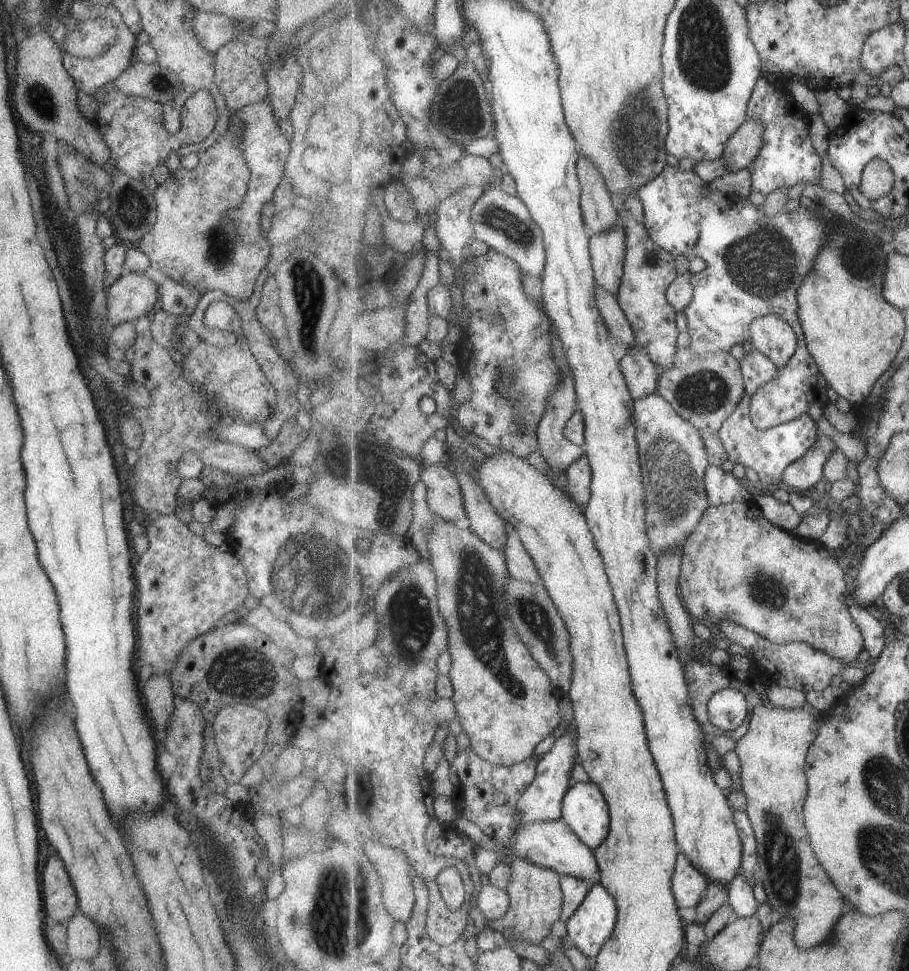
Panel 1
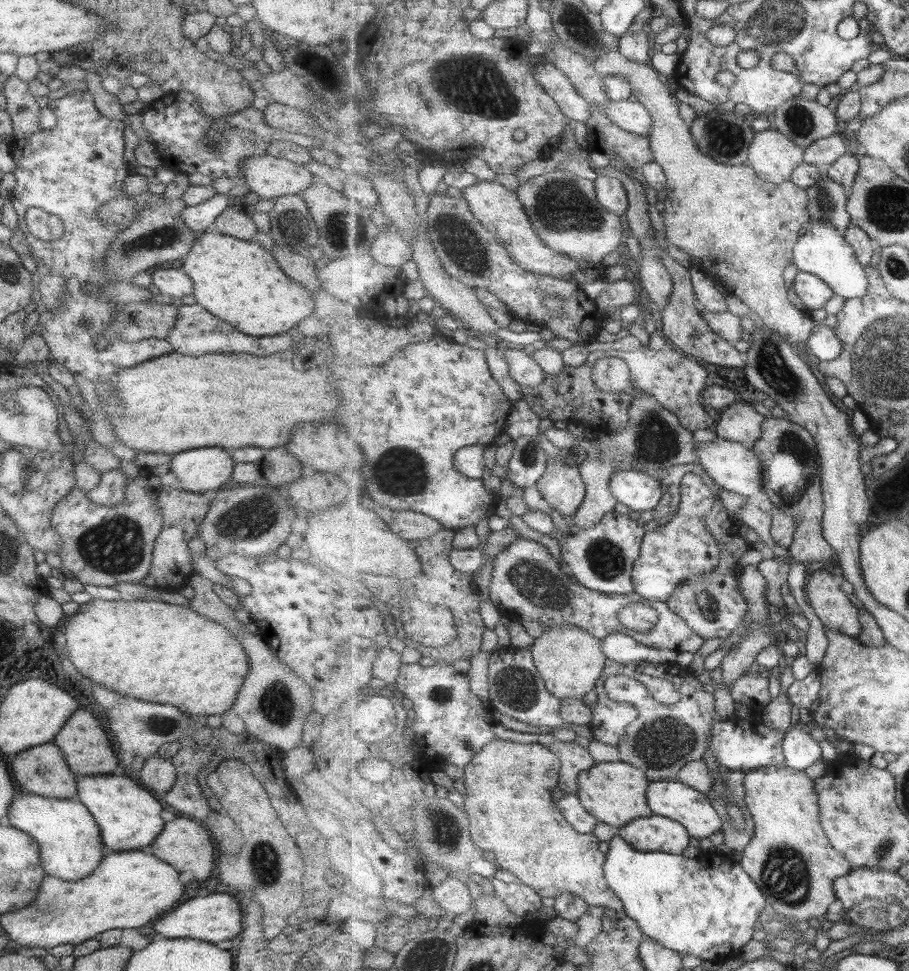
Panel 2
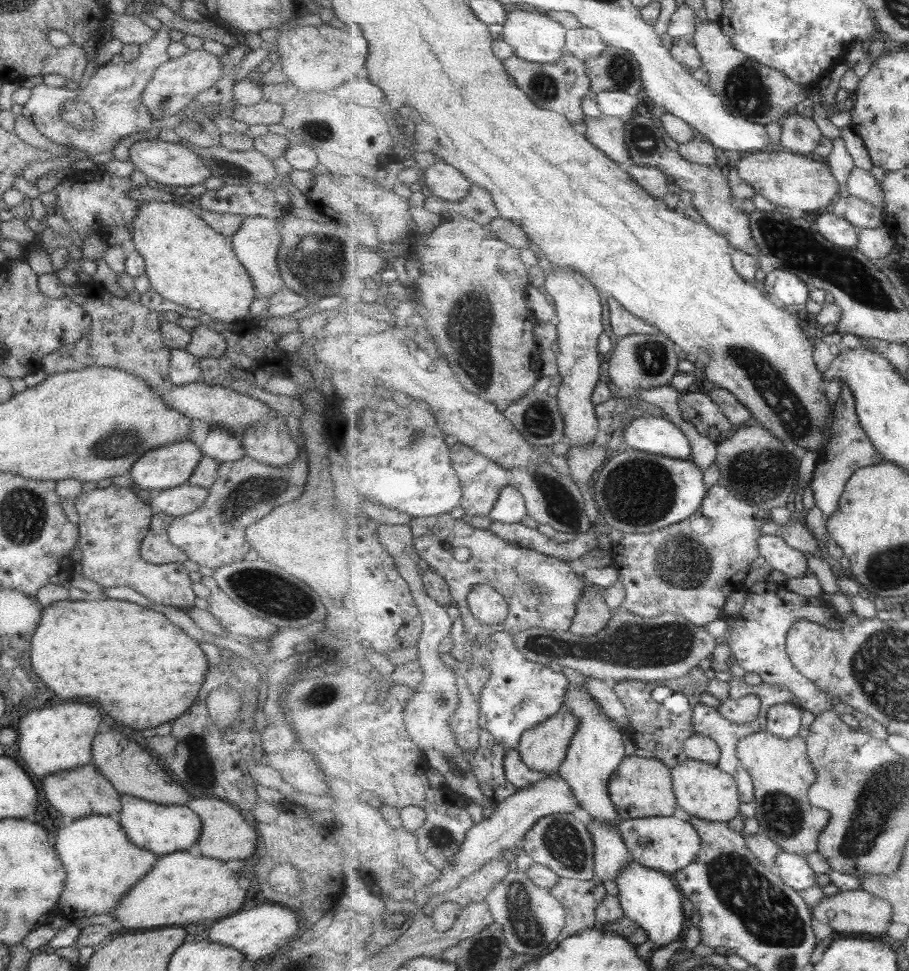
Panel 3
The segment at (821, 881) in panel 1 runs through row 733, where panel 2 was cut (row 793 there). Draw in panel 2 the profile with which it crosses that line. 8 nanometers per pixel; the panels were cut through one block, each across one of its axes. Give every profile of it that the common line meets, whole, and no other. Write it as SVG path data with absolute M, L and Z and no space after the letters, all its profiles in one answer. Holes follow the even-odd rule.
M783 765L753 769L745 774L743 783L747 789L745 803L755 821L755 834L741 859L745 872L759 884L759 888L762 888L767 902L778 917L789 922L795 929L805 926L805 921L811 918L822 920L829 912L829 906L837 900L835 880L847 876L853 869L850 860L847 860L847 857L831 844L829 836L824 831L820 820L821 806L819 806L818 792L815 790L815 781L811 780L804 771Z

